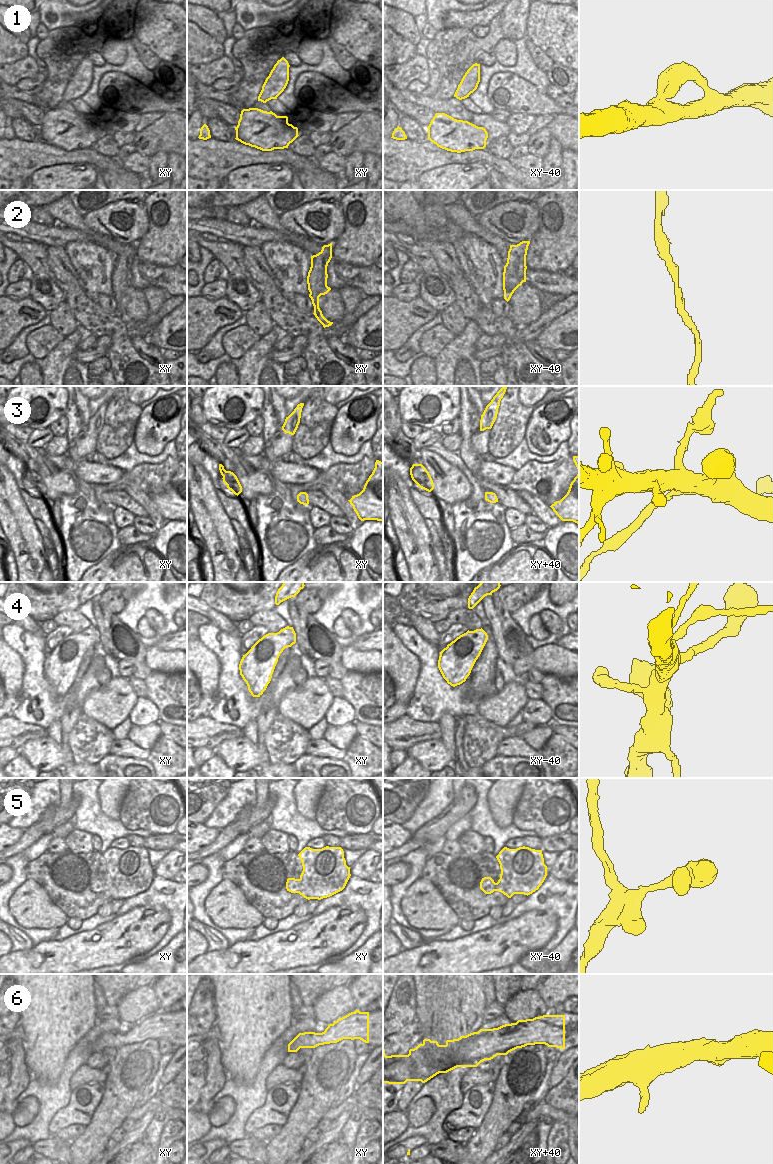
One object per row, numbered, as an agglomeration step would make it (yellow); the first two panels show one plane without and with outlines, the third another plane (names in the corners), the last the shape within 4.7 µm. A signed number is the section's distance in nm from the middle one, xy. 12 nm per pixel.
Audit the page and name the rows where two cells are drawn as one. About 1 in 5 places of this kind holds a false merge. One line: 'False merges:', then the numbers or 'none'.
False merges: 3.

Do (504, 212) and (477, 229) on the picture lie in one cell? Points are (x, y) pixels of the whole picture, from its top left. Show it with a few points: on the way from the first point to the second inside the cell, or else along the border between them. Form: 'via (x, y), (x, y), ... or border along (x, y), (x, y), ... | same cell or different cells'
border along (476, 217), (488, 230), (503, 238) | different cells

